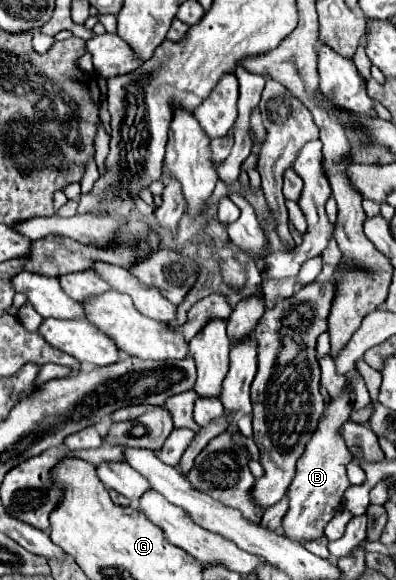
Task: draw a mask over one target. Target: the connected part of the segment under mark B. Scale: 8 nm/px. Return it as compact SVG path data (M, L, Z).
M346 382L342 394L338 398L328 400L328 408L324 410L318 428L306 446L306 452L300 456L296 464L296 476L288 490L290 508L282 522L286 536L296 542L316 540L324 534L324 526L332 520L336 506L342 502L342 496L350 486L346 476L346 464L352 462L352 454L346 448L346 442L342 440L340 428L350 420L352 404L354 404L354 390L350 382Z

